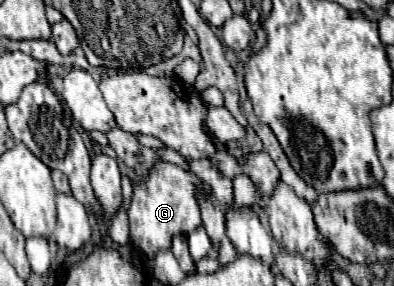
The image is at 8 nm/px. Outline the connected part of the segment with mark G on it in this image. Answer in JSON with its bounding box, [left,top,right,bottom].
[128,162,210,258]

